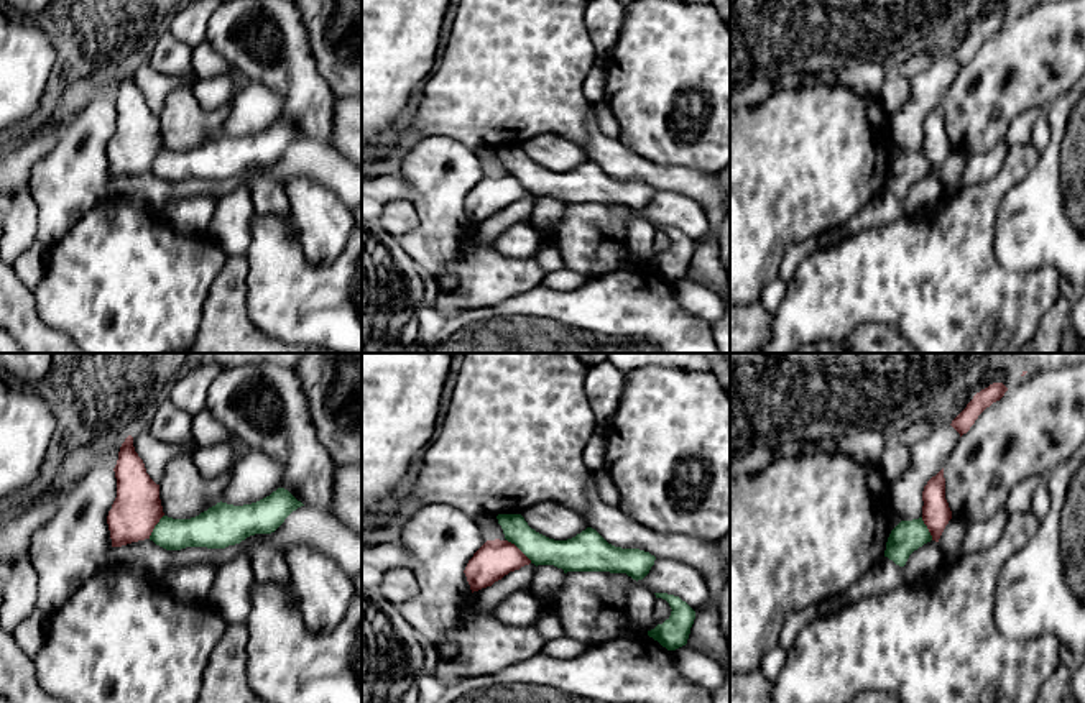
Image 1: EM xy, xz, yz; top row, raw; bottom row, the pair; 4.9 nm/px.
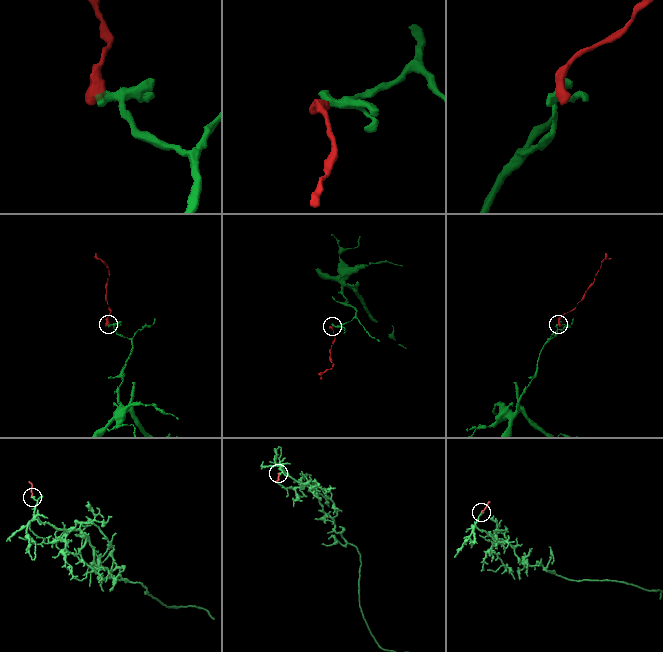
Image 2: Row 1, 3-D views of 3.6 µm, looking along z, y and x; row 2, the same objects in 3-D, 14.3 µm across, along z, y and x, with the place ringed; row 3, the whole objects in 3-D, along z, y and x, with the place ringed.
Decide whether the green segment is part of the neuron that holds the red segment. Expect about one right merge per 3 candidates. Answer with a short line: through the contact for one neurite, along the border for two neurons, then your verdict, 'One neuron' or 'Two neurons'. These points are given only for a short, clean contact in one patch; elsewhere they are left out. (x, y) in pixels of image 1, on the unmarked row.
Line: xz (495, 191), (520, 183), (548, 183), (571, 188). One neuron

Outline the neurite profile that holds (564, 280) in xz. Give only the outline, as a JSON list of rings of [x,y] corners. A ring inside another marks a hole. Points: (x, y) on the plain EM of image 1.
[[[562,268],[554,273],[547,273],[542,281],[542,286],[557,289],[562,292],[569,292],[569,291],[582,287],[590,279],[592,279],[590,276],[584,276],[572,269]]]

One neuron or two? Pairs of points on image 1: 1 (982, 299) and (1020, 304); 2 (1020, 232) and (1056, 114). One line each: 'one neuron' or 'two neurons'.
1: one neuron
2: one neuron

